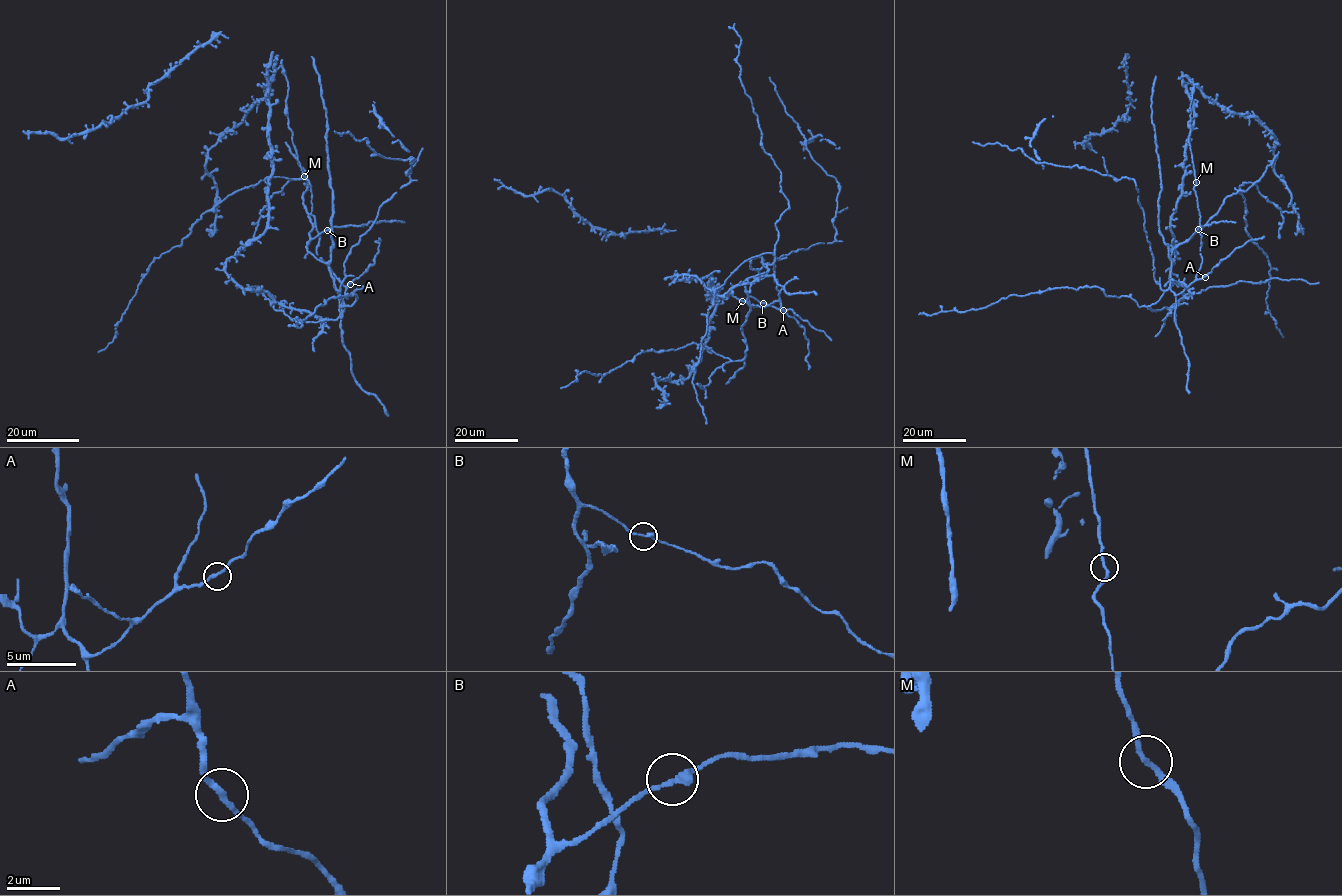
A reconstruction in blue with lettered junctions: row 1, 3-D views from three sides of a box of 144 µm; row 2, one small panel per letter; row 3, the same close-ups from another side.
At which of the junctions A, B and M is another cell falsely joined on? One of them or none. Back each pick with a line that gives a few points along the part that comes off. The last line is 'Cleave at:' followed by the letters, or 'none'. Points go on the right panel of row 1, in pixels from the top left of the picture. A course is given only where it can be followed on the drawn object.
Cleave at: none

